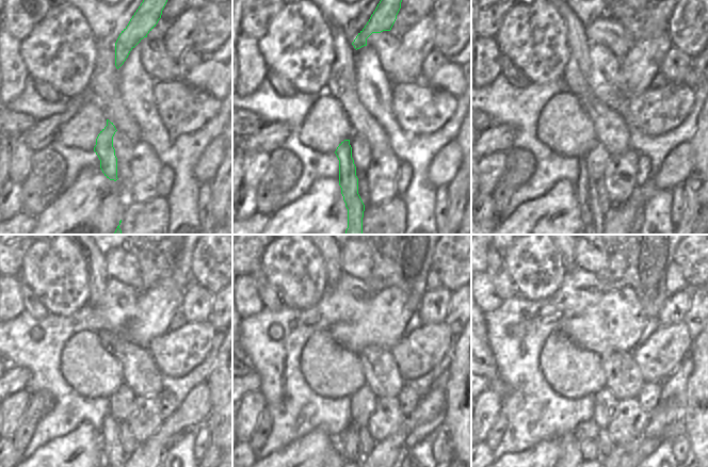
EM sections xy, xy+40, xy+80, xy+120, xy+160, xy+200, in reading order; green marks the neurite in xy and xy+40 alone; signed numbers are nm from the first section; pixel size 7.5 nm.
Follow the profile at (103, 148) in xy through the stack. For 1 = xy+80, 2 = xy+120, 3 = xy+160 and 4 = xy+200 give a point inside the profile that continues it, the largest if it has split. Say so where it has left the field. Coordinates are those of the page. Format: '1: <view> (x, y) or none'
1: xy+80 (585, 189)
2: xy+120 (110, 439)
3: xy+160 (350, 451)
4: xy+200 (590, 450)

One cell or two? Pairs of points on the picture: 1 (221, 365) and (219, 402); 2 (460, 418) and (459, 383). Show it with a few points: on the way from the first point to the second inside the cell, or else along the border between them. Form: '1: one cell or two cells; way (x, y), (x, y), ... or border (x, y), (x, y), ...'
1: one cell; way (221, 374), (221, 392)
2: one cell; way (457, 409), (459, 391)

